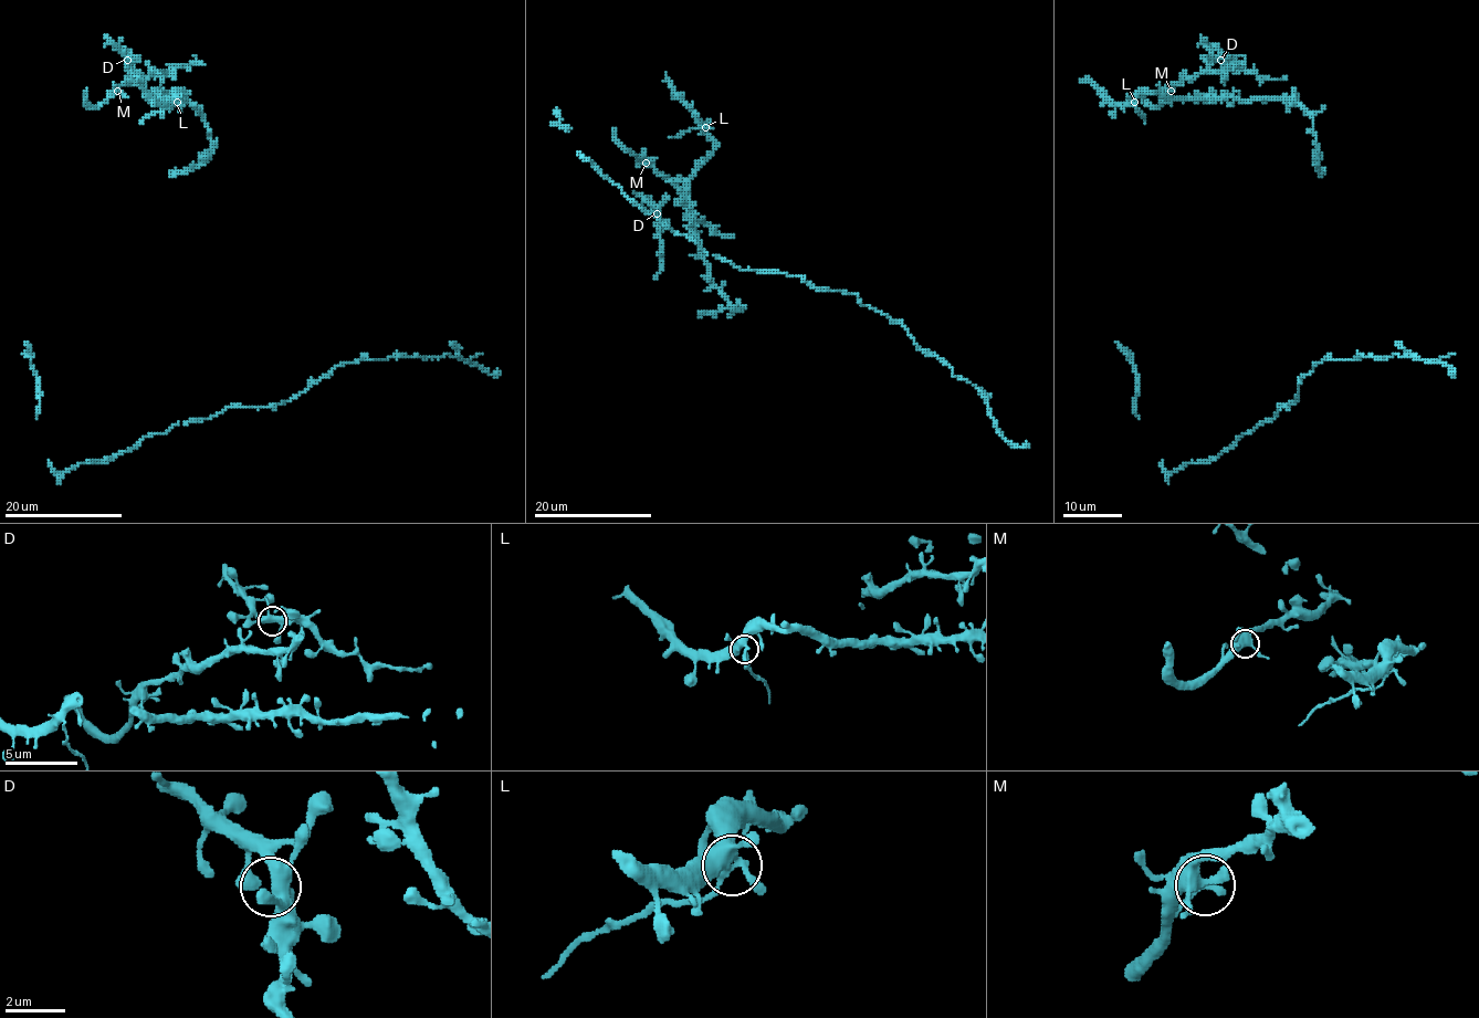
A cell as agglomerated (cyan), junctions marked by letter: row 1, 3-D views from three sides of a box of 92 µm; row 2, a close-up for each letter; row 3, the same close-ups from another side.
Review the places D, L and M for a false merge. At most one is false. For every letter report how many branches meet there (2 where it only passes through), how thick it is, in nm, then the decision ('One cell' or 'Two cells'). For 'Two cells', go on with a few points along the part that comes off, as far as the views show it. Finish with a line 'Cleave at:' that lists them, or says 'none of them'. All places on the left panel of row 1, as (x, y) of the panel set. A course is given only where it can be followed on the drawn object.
D: Branches: 5. Thickness 400 nm. One cell
L: Branches: 5. Thickness 360 nm. Two cells. Course of the part to remove: (176, 102), (171, 108), (148, 115), (139, 124)
M: Branches: 4. Thickness 400 nm. One cell
Cleave at: L

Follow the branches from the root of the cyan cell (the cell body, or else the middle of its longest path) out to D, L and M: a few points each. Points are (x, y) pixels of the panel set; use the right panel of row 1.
D: (1318, 170), (1312, 118), (1286, 100), (1233, 100), (1224, 91), (1223, 75), (1206, 62), (1207, 58), (1220, 60)
L: (1318, 170), (1313, 122), (1286, 100), (1162, 97), (1141, 93), (1135, 102)
M: (1318, 170), (1313, 122), (1293, 102), (1233, 100), (1224, 91), (1223, 75), (1210, 71), (1172, 83), (1171, 91)

